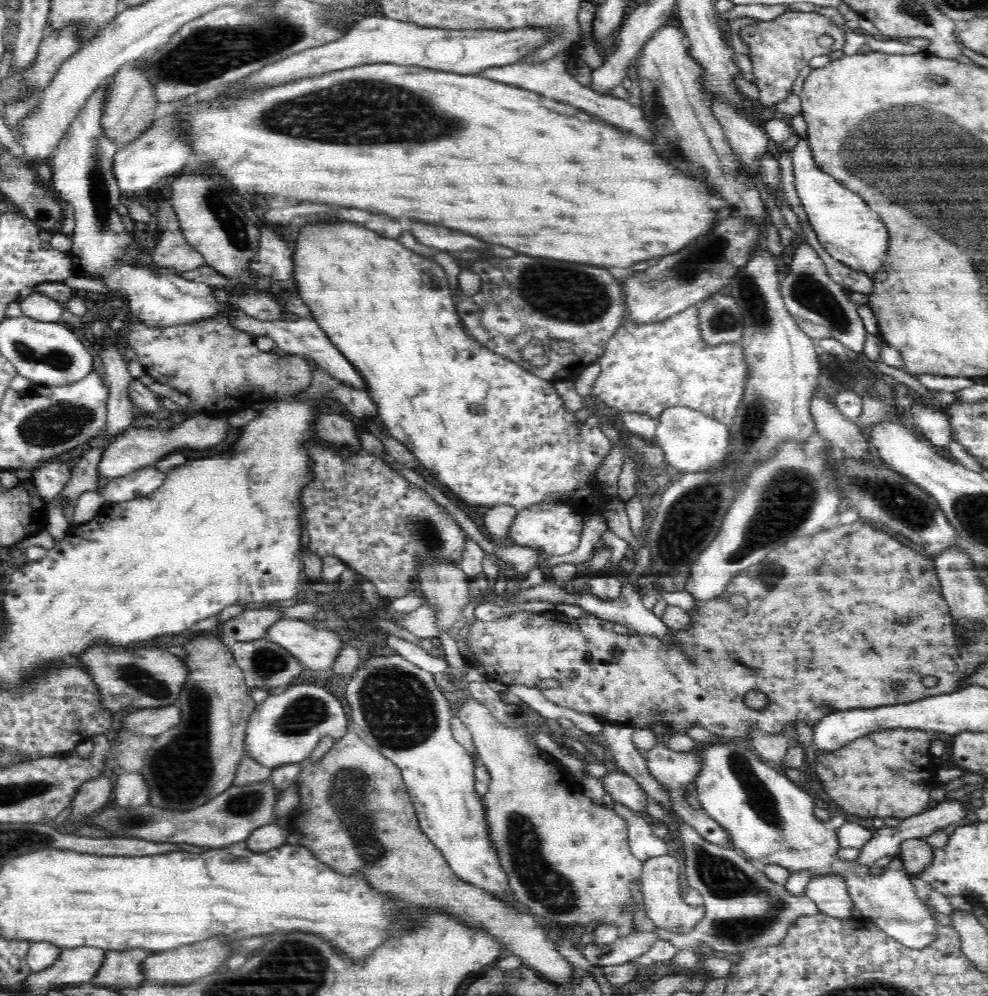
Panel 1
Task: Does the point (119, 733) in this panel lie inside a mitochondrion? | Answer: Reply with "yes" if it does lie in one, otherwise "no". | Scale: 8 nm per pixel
no

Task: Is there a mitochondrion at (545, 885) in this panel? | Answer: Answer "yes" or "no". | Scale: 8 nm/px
yes

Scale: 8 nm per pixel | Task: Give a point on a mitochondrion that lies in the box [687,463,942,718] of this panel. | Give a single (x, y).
(787, 498)

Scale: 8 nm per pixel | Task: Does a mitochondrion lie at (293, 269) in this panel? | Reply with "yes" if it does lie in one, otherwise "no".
no

